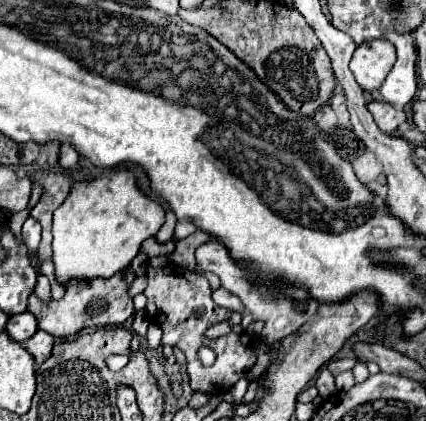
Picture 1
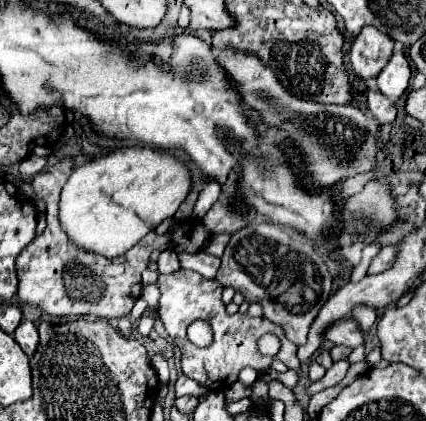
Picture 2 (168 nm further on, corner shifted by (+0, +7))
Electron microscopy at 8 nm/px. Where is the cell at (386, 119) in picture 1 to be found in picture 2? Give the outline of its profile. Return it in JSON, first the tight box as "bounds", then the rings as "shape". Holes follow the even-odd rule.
{"bounds":[367,92,397,124],"shape":[[[369,92],[369,94],[367,94],[367,104],[369,104],[371,114],[373,114],[381,124],[393,122],[395,116],[397,116],[397,110],[395,110],[393,102],[391,102],[387,96],[383,96],[381,92]]]}

